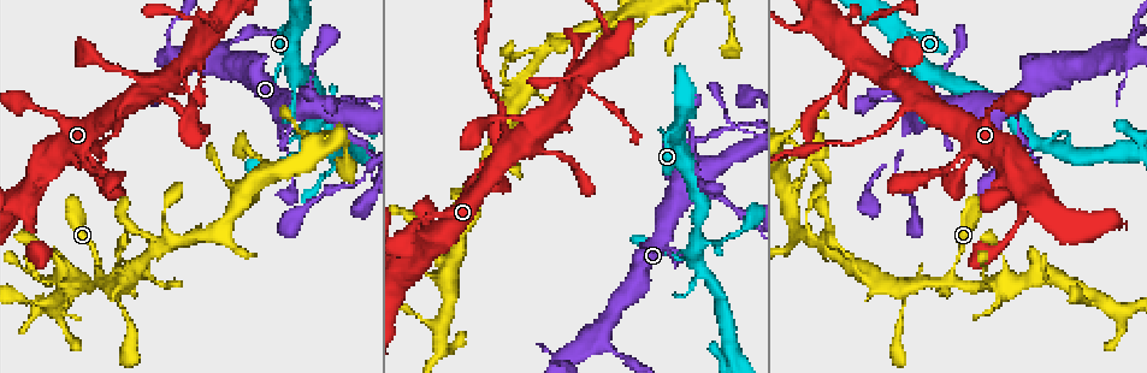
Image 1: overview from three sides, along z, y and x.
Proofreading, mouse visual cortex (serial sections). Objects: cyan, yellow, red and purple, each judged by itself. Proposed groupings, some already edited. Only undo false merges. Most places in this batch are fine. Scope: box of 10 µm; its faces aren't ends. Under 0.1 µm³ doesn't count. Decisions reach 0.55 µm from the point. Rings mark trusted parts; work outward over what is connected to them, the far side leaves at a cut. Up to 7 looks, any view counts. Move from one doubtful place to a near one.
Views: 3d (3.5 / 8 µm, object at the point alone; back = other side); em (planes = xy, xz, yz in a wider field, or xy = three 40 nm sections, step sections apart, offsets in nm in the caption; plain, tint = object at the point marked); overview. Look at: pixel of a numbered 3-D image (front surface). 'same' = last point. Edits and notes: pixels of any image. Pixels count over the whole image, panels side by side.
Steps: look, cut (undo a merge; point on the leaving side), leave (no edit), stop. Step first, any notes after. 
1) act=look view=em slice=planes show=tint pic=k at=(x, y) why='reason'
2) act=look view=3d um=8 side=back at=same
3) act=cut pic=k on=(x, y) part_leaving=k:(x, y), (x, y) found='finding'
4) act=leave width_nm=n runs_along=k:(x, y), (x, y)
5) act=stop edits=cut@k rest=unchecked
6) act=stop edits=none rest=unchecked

act=look view=3d um=3.5 pic=1 at=(859, 27) why='sudden change in width'

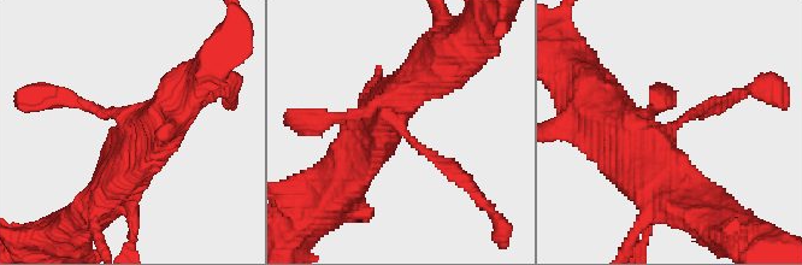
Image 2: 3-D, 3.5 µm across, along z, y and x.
act=look view=em slice=xy step=2 show=tint pic=2 at=(399, 130) arm_widths_nm=150,600

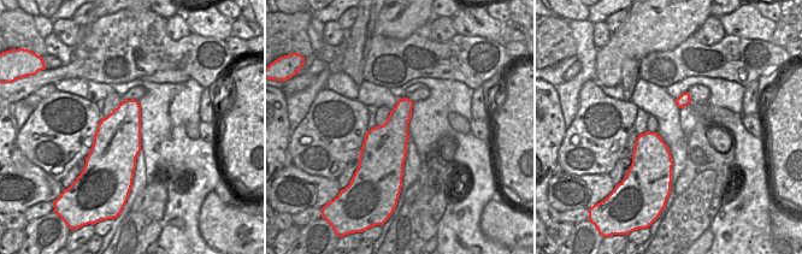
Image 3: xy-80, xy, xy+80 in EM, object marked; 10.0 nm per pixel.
act=look view=em slice=xy step=1 show=tint at=same why='cut it another way'

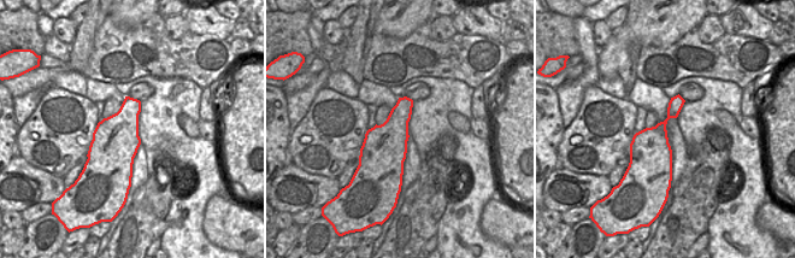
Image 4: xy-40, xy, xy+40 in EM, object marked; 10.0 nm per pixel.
act=leave width_nm=440 runs_along=2:(108, 192), (128, 133), (190, 100) found='all the same cell'

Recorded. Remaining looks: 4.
act=look view=3d um=3.5 side=back pic=1 at=(310, 105) why='abrupt turn'

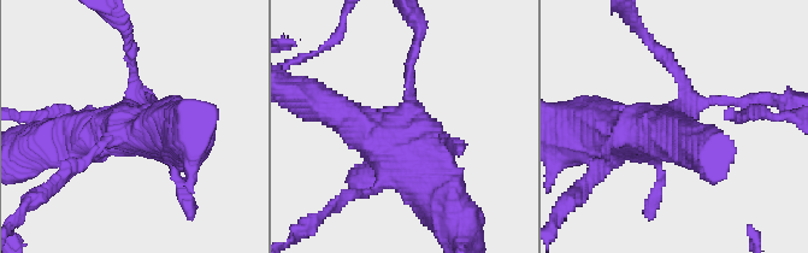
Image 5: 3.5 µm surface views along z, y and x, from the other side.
act=look view=em slice=xy step=1 show=tint pic=5 at=(408, 135)

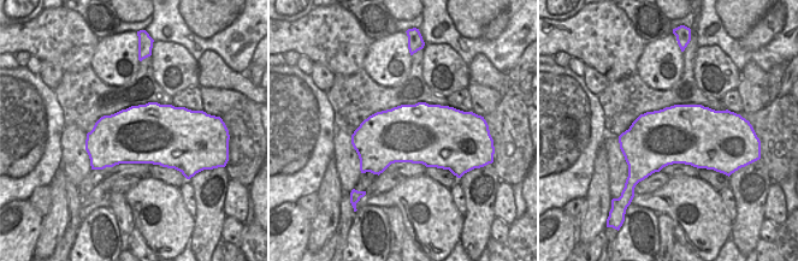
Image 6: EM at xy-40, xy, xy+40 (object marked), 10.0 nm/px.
act=look view=em slice=planes show=tint at=same why='cut it another way'

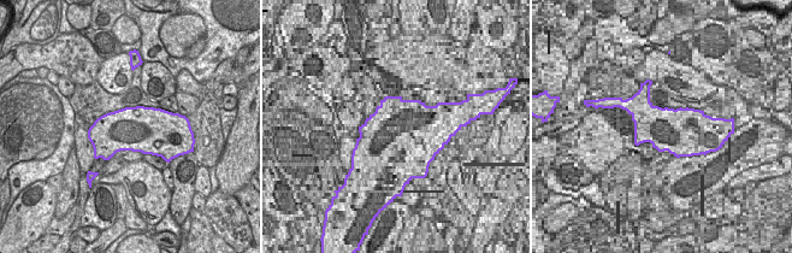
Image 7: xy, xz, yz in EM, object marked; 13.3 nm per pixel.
act=leave width_nm=600 runs_along=5:(455, 228), (432, 184), (341, 113) found='continuous, no second cell'

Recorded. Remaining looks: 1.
act=stop edits=none rest=unchecked

